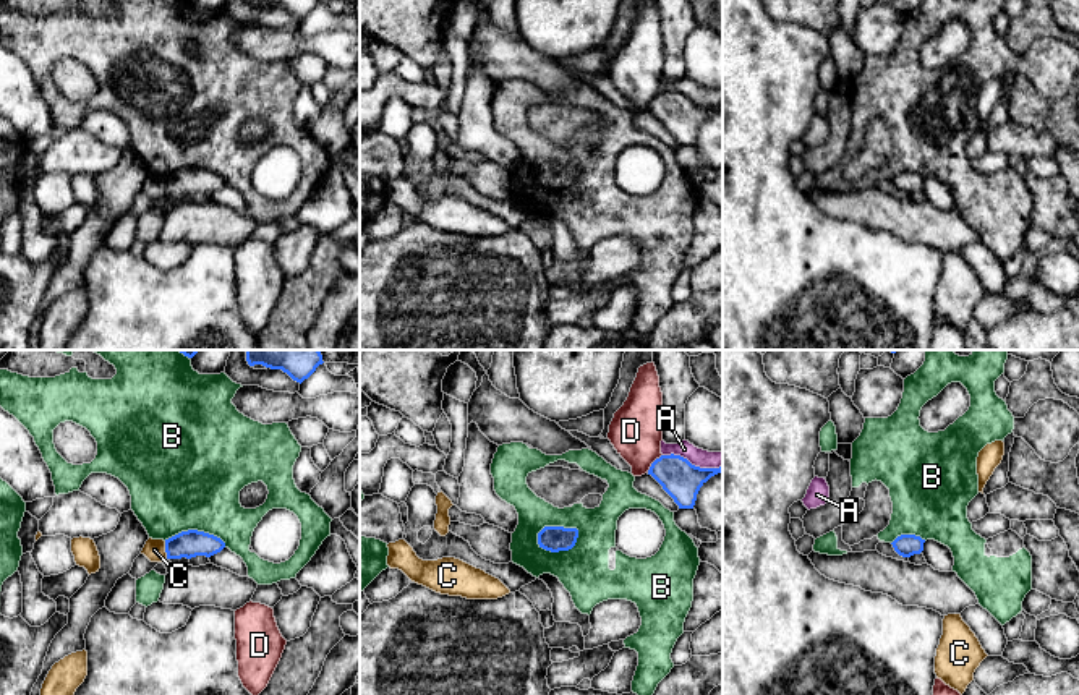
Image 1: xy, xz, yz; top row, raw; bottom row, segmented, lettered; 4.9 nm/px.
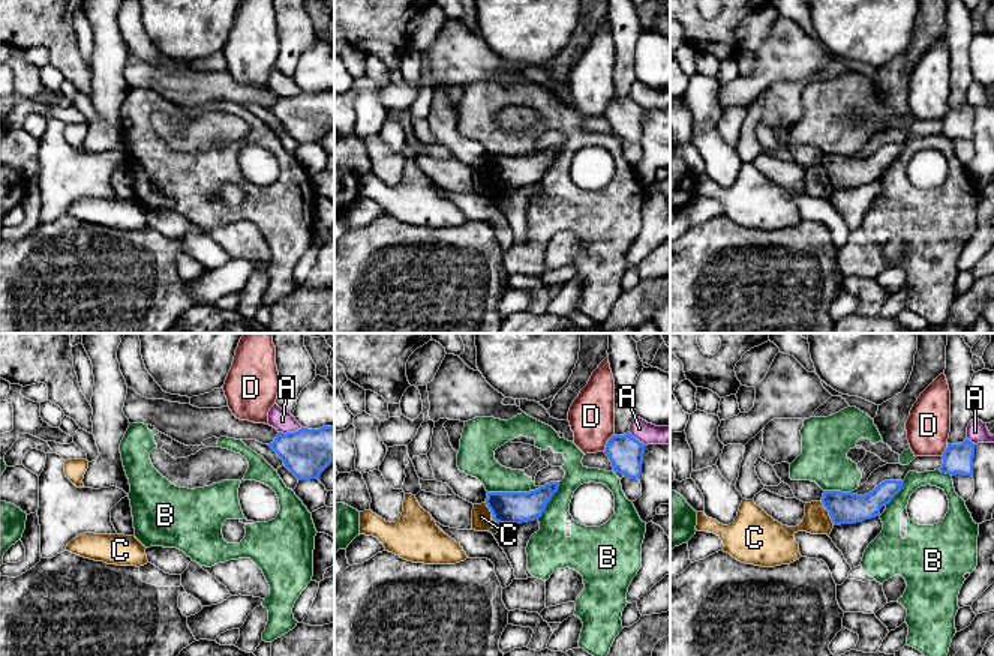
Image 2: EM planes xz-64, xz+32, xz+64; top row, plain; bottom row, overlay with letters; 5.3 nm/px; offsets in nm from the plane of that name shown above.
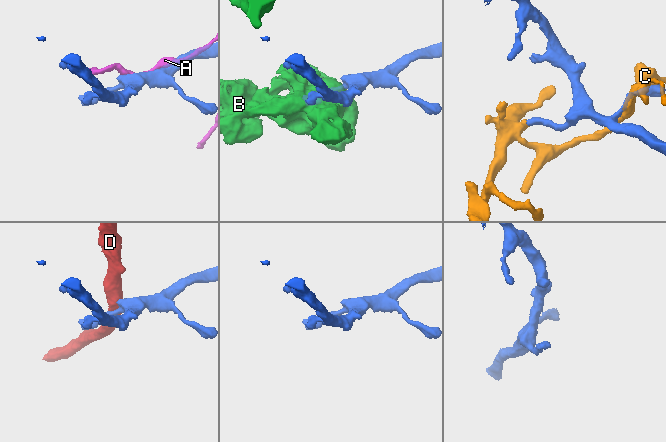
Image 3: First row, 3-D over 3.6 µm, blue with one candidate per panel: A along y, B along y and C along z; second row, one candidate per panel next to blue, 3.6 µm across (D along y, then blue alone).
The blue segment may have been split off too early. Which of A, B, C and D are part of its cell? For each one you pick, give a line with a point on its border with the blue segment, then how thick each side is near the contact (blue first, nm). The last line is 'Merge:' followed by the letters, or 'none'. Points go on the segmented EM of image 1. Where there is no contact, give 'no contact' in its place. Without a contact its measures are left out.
Merge: none

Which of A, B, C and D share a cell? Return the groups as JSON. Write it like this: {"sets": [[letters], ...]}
{"sets": [["A"], ["B"], ["C"], ["D"]]}

